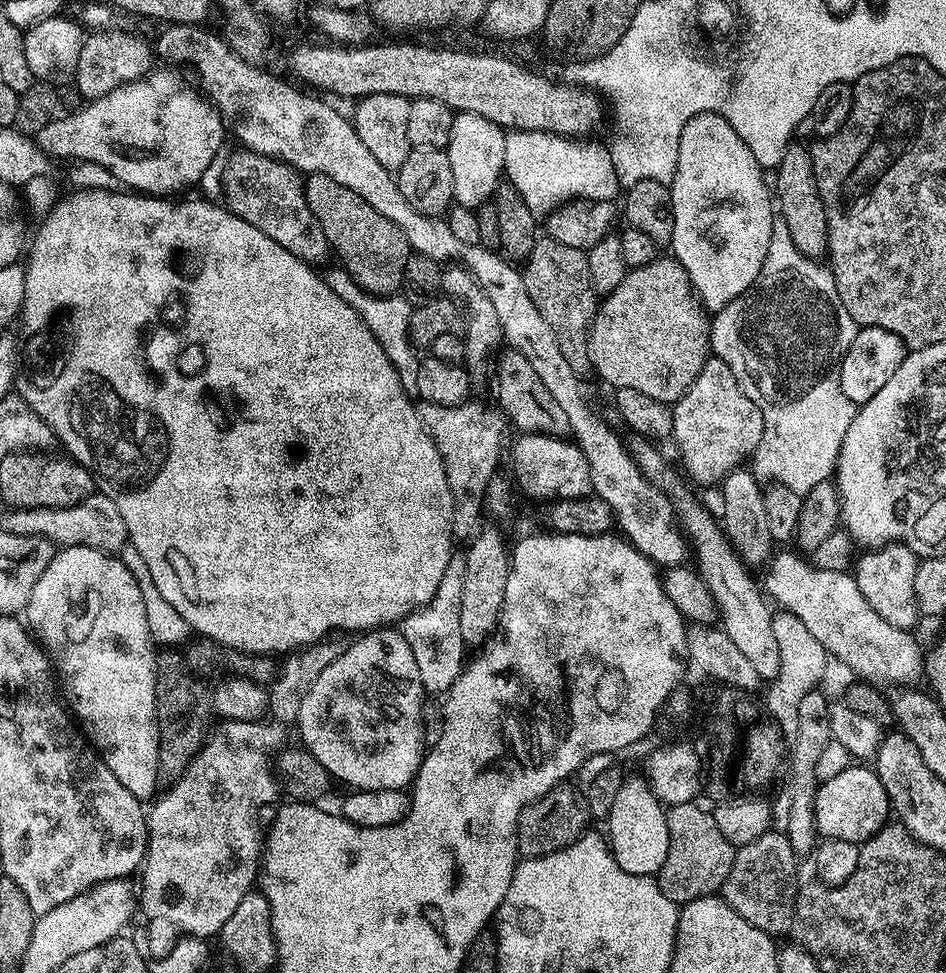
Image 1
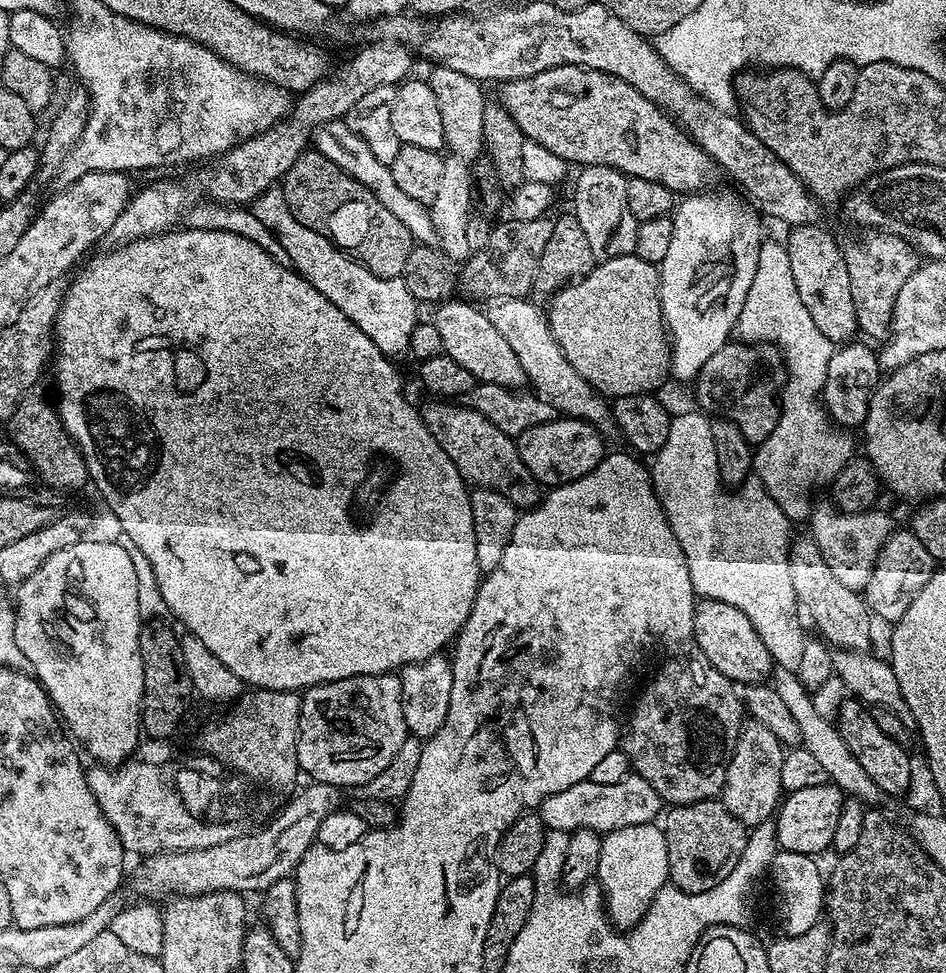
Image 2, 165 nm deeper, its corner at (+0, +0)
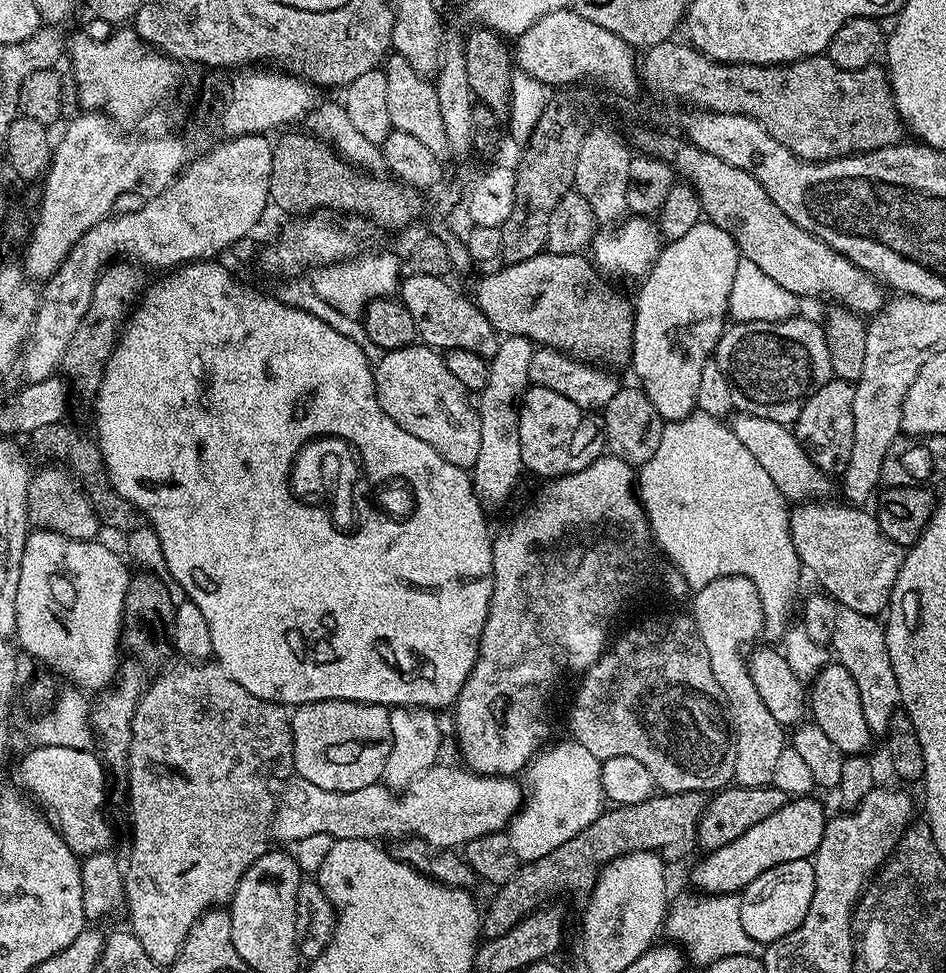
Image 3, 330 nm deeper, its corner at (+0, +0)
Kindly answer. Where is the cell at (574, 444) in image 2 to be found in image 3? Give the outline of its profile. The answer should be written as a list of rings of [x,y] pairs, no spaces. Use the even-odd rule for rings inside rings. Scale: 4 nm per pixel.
[[[534,384],[525,388],[518,407],[518,438],[522,438],[522,462],[529,473],[537,472],[546,478],[568,476],[605,455],[601,421],[582,406],[574,406],[570,398]]]

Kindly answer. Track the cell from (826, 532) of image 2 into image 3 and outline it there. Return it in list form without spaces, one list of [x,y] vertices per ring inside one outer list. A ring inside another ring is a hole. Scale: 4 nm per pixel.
[[[736,414],[731,417],[730,427],[733,434],[754,454],[754,458],[766,474],[774,481],[774,486],[789,502],[820,502],[831,490],[832,484],[829,473],[823,472],[817,464],[809,458],[807,450],[800,444],[795,431],[787,424],[770,422],[770,418],[758,418],[747,414]]]

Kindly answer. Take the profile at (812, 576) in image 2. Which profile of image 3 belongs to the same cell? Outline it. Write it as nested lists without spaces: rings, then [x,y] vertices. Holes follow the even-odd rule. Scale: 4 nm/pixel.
[[[837,607],[836,632],[832,635],[830,645],[835,659],[842,666],[846,666],[846,670],[850,670],[850,678],[854,678],[858,685],[866,726],[870,726],[872,735],[876,738],[887,733],[890,718],[894,718],[894,714],[901,707],[898,678],[894,678],[894,666],[890,663],[890,650],[886,650],[884,630],[885,625],[877,617],[858,614],[858,610]]]

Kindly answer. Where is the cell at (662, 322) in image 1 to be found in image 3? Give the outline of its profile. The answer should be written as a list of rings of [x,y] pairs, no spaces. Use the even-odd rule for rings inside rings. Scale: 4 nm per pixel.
[[[545,250],[534,258],[526,258],[526,262],[504,264],[497,272],[482,277],[474,299],[497,333],[527,336],[533,345],[558,348],[577,359],[602,358],[601,361],[609,365],[627,365],[632,358],[632,335],[636,321],[633,301],[595,284],[592,272],[594,273],[594,268],[587,255],[567,256]]]

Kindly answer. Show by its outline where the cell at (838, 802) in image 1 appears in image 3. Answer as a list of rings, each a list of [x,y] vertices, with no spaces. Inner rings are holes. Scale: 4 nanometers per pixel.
[[[789,799],[782,810],[774,810],[770,818],[762,818],[758,826],[750,826],[750,830],[734,838],[734,842],[709,851],[705,855],[708,857],[698,861],[692,872],[692,884],[696,887],[693,889],[700,894],[736,894],[754,882],[758,874],[774,866],[782,866],[782,862],[798,862],[815,857],[822,842],[826,815],[823,806],[812,799]]]

